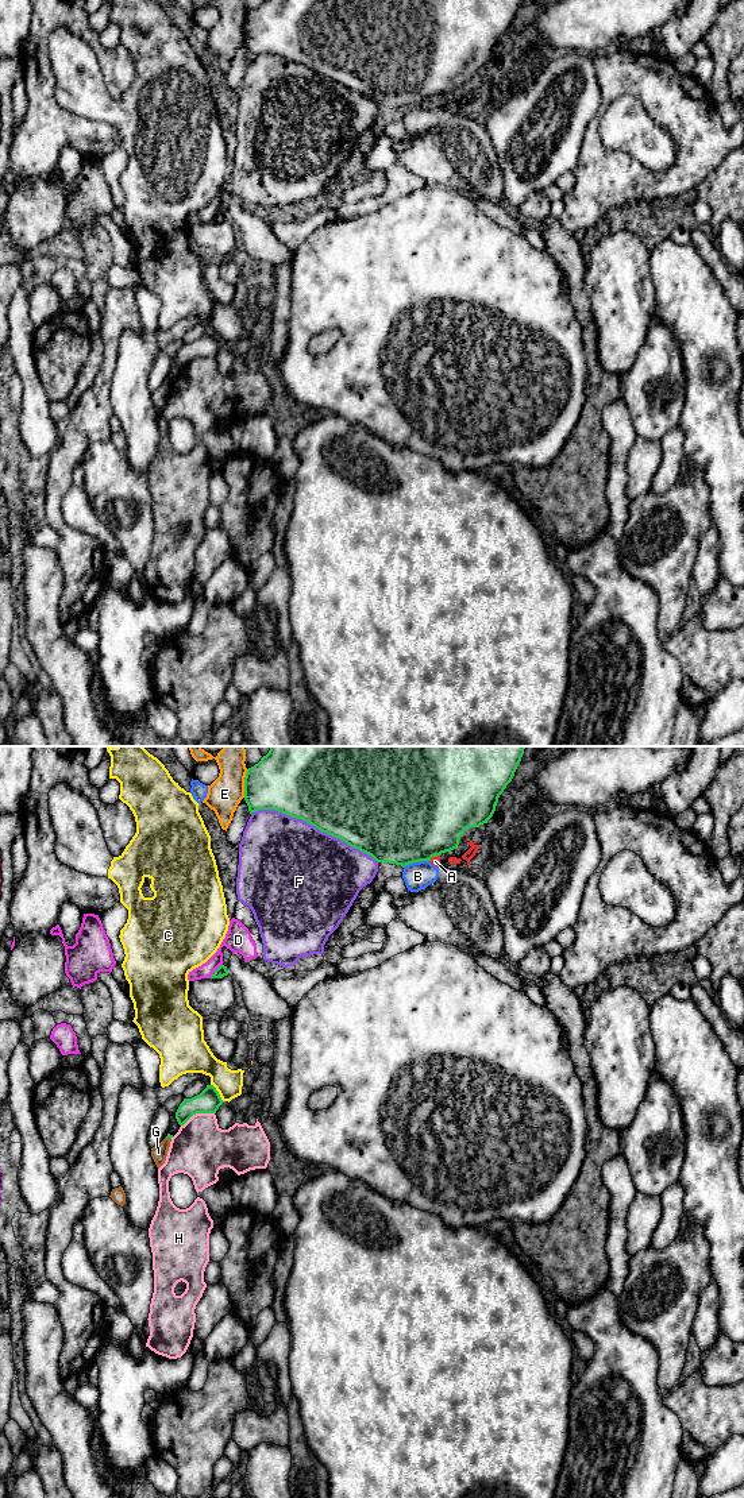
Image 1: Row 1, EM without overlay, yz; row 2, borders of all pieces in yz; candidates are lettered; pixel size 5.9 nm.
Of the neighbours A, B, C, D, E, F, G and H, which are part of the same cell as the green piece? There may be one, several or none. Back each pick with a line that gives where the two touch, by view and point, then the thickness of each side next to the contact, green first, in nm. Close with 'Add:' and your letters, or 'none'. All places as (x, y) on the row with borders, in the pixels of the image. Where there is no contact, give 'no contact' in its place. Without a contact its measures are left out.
Add: none

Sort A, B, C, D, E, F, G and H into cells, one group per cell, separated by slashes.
A / B / C / D F / E / G / H

